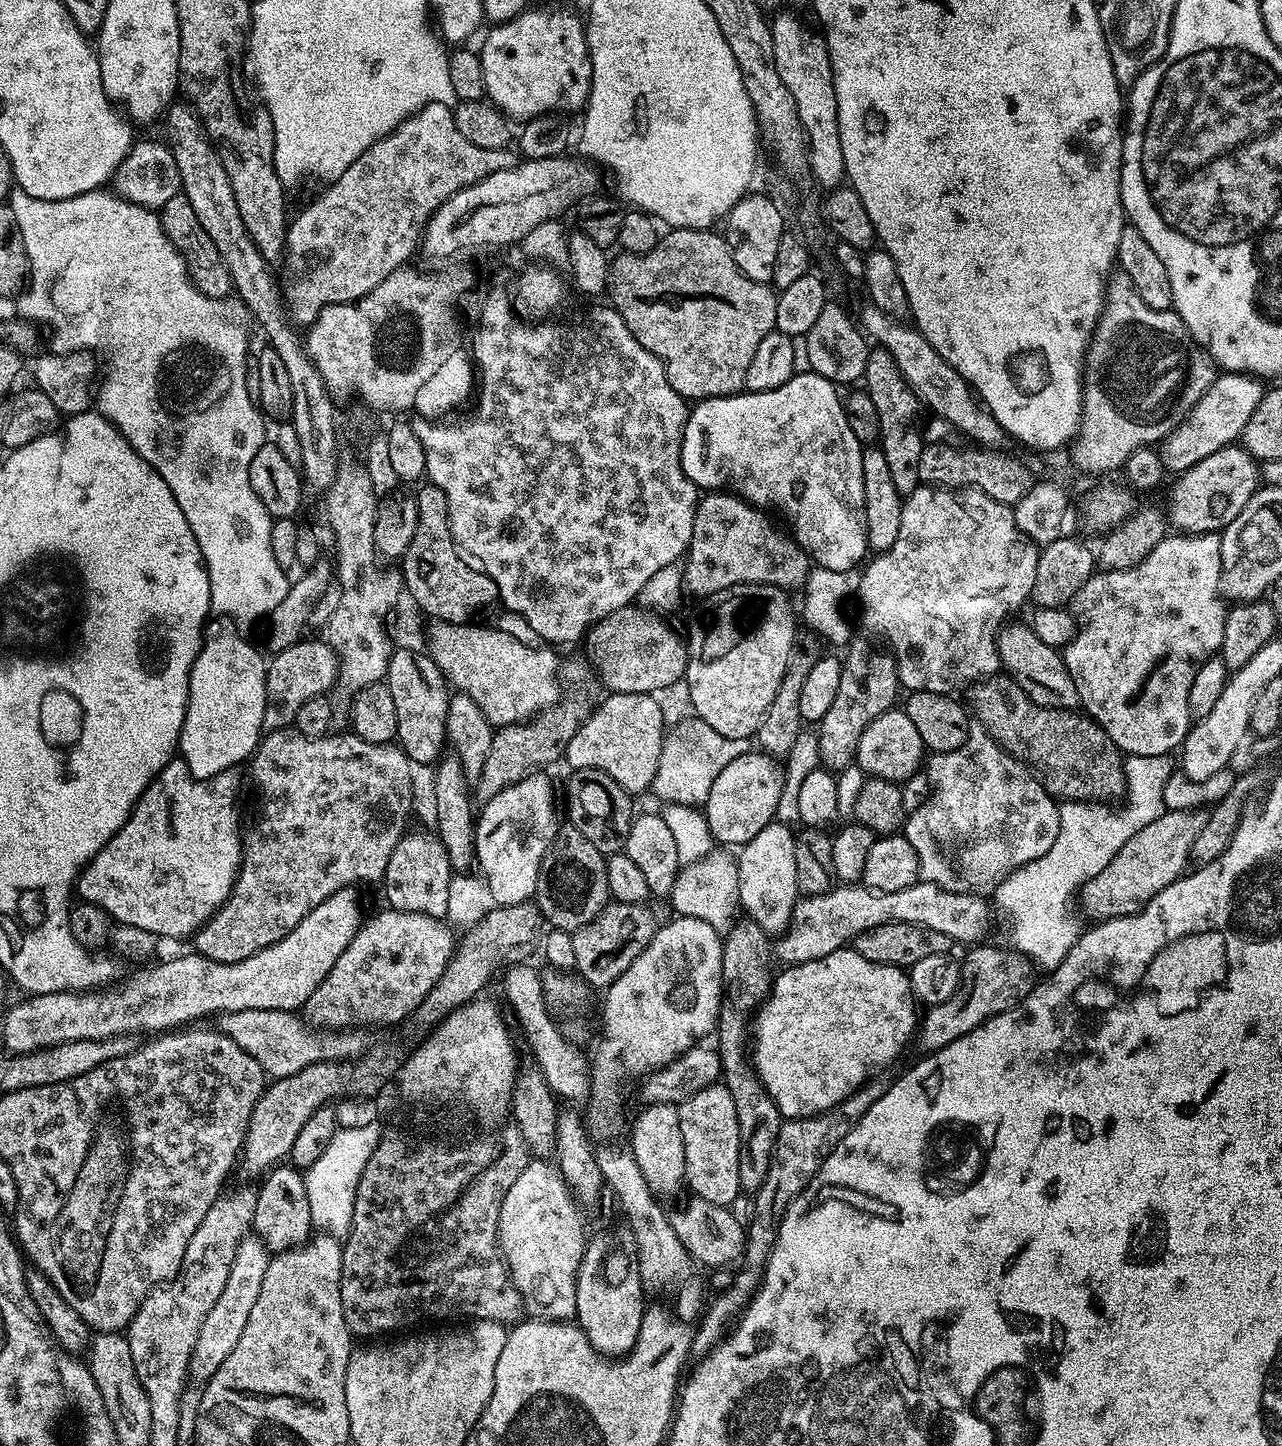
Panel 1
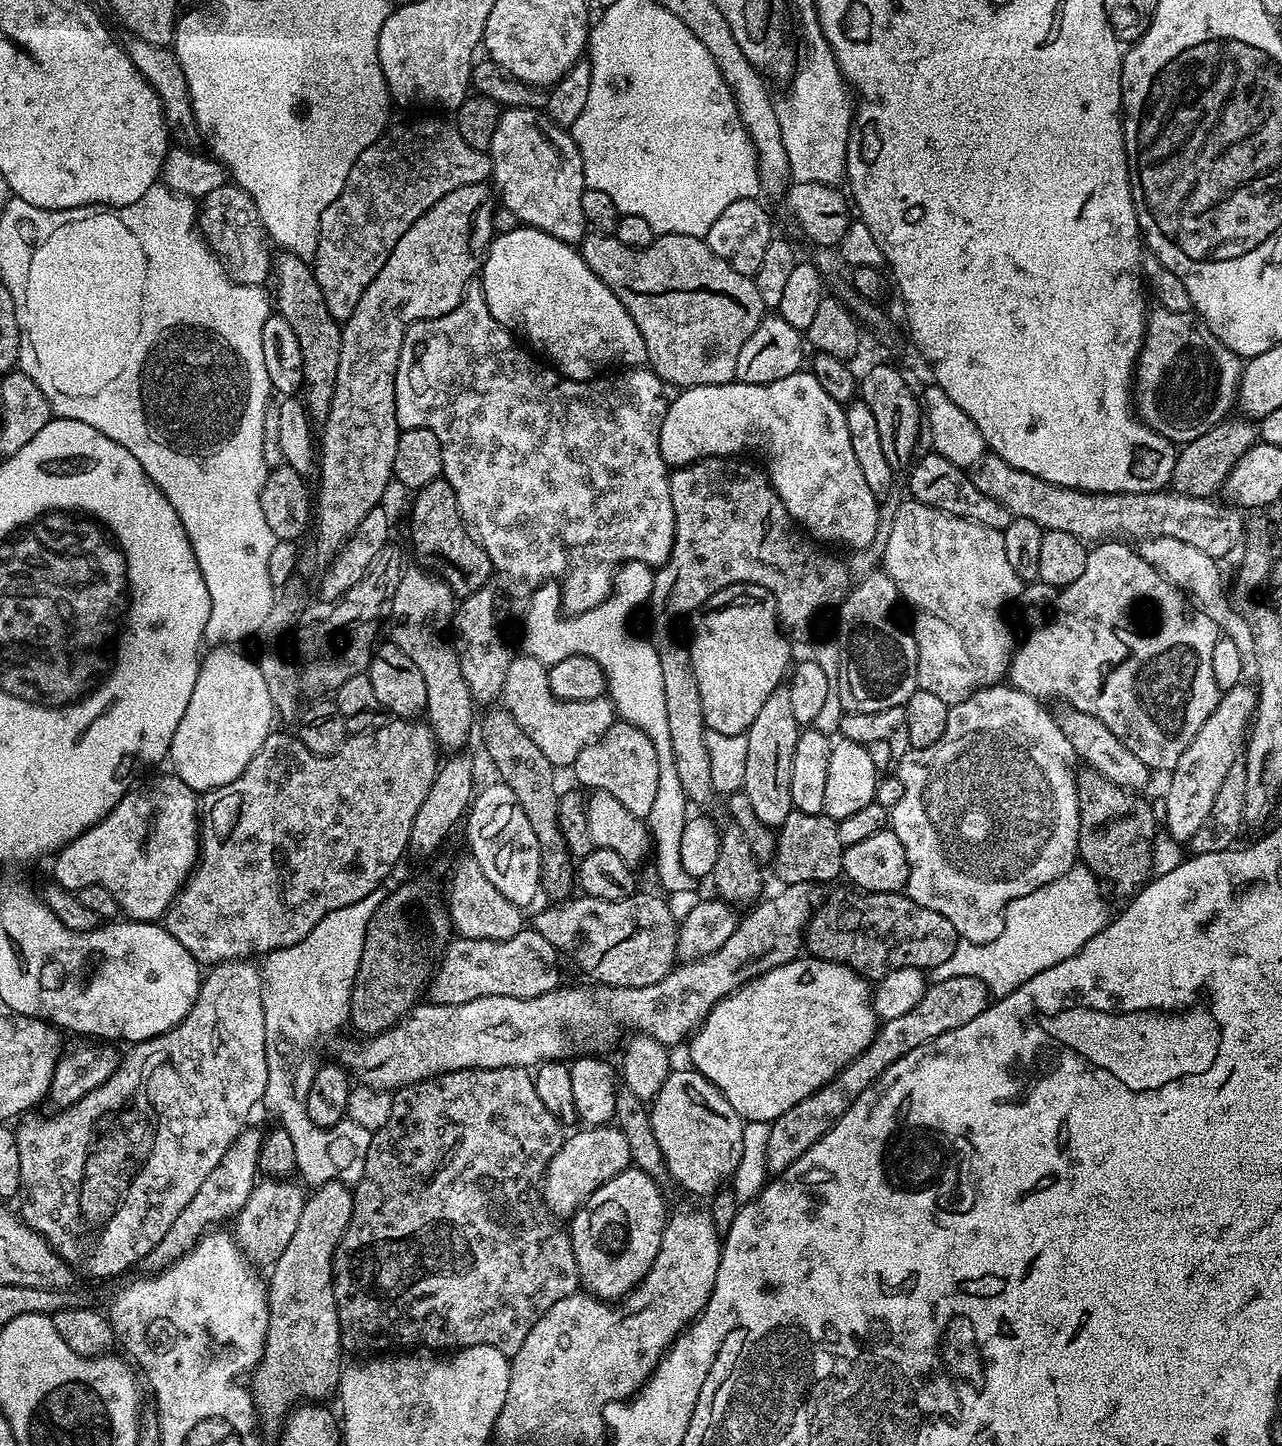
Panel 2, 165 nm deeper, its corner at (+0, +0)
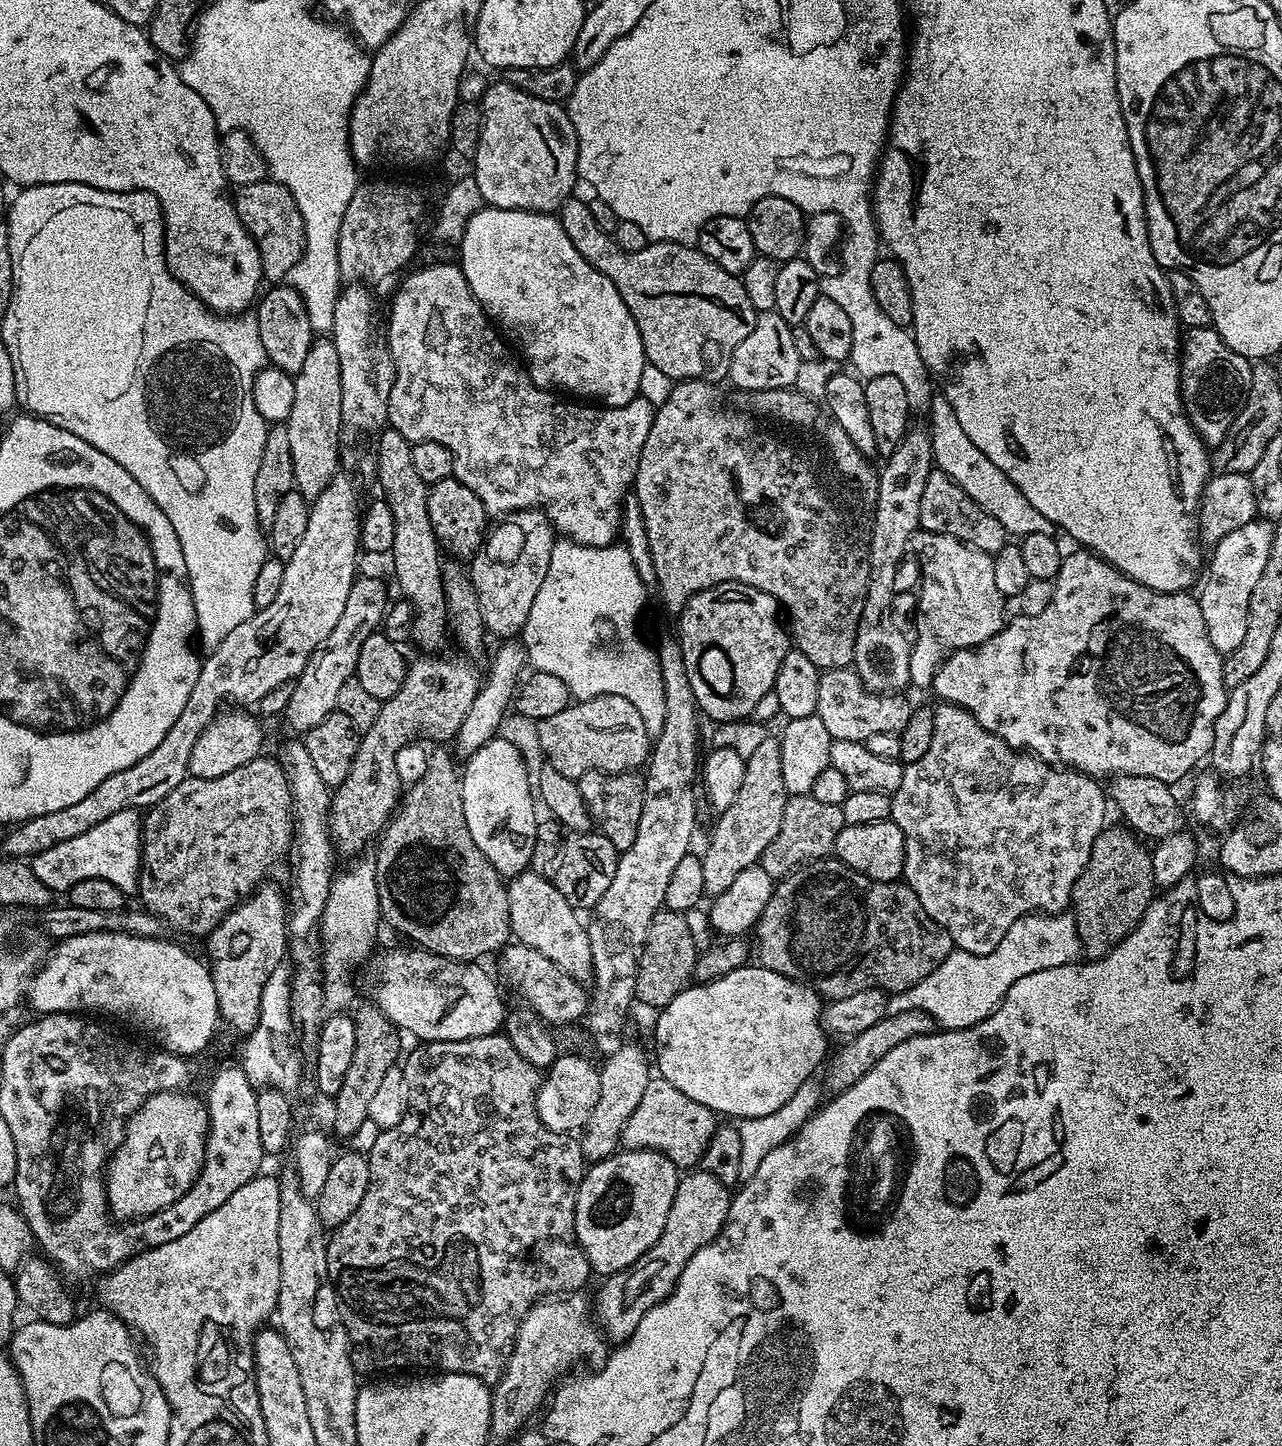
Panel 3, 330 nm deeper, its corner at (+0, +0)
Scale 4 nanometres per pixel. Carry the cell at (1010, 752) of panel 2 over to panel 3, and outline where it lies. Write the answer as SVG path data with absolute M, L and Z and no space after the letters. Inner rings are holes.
M943 702L934 708L934 739L930 741L930 750L918 758L918 762L904 765L902 786L891 793L892 815L890 819L896 823L904 835L904 874L903 879L912 887L914 894L918 894L918 902L922 902L922 910L938 922L950 934L953 945L959 951L969 952L975 956L990 954L1002 942L1006 930L1014 926L1024 916L1033 914L1051 914L1065 911L1069 907L1074 890L1074 882L1084 873L1088 859L1094 846L1094 838L1106 827L1104 815L1110 812L1110 804L1106 799L1106 792L1100 789L1101 781L1083 772L1065 770L1053 766L1023 750L1011 748L1002 738L990 734L990 730L983 728L974 717L964 708Z

